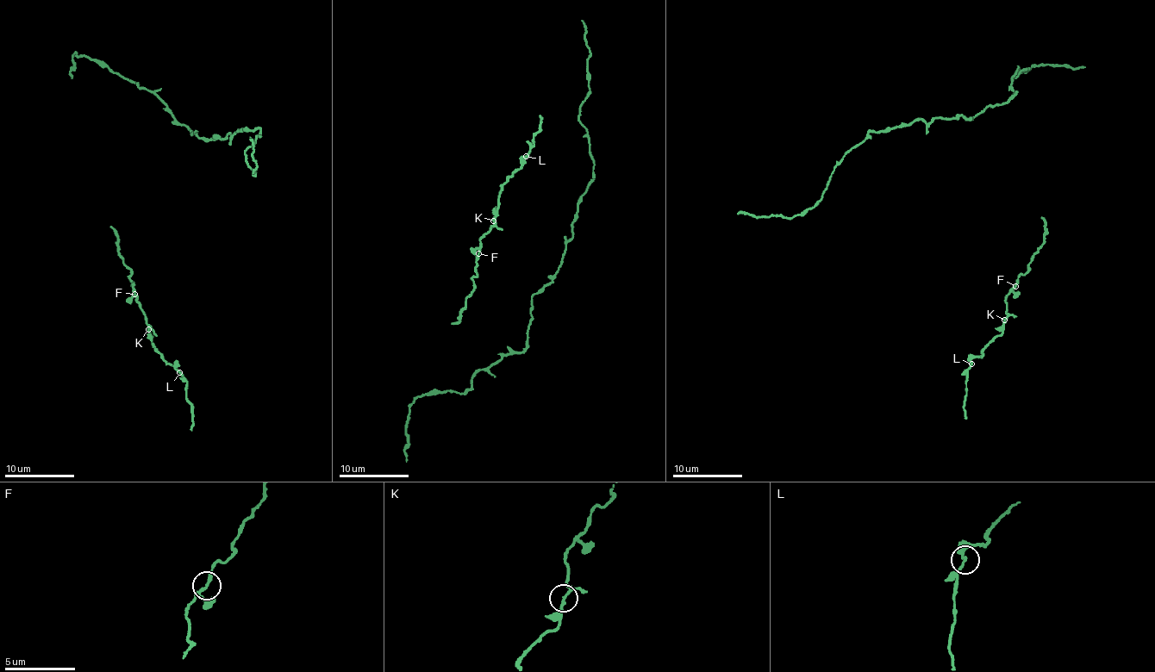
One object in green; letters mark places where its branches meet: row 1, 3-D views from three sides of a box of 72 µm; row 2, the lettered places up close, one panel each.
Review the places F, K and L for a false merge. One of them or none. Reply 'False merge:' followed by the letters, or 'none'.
False merge: none

